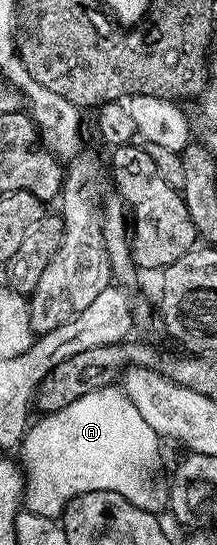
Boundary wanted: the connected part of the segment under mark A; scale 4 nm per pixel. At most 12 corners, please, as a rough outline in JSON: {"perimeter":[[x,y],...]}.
{"perimeter":[[121,389],[29,424],[25,510],[115,491],[161,512],[160,437]]}

